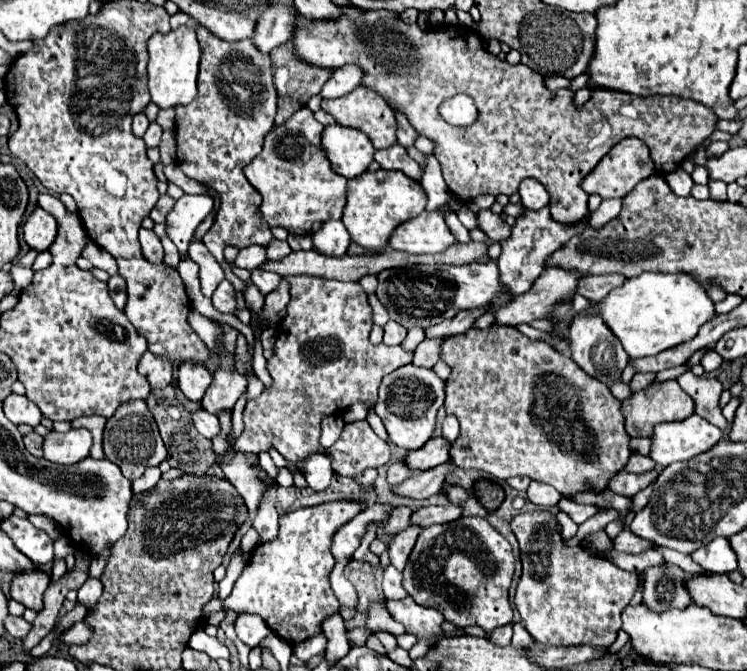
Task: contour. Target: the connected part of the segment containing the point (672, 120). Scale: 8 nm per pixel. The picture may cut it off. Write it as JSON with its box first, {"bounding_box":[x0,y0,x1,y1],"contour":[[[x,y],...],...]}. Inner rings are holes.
{"bounding_box":[290,5,718,223],"contour":[[[342,5],[340,11],[342,11],[342,15],[336,17],[336,19],[318,19],[318,21],[306,19],[304,15],[298,13],[298,15],[296,15],[296,29],[294,29],[294,35],[292,35],[292,39],[290,39],[292,45],[294,45],[294,55],[296,55],[298,59],[306,61],[308,65],[314,65],[314,67],[320,67],[320,69],[330,69],[330,71],[336,71],[336,69],[340,69],[342,65],[358,65],[358,67],[362,67],[362,71],[364,71],[362,85],[366,85],[368,89],[372,89],[372,91],[376,91],[378,95],[382,95],[382,97],[386,99],[386,103],[388,103],[394,111],[400,111],[400,113],[404,113],[404,115],[408,117],[410,125],[412,125],[420,135],[424,135],[424,137],[428,137],[428,139],[432,139],[432,141],[436,143],[434,155],[436,155],[436,159],[438,159],[440,165],[442,165],[444,181],[446,181],[448,189],[450,189],[454,195],[462,197],[464,201],[472,201],[474,197],[478,197],[478,195],[482,195],[482,193],[490,193],[490,195],[498,195],[498,193],[512,195],[512,193],[518,191],[518,185],[520,185],[522,179],[534,177],[534,179],[538,179],[538,181],[546,187],[546,191],[550,193],[550,213],[554,215],[554,219],[560,221],[560,223],[578,223],[580,219],[584,219],[584,217],[590,213],[588,207],[586,207],[586,205],[588,205],[588,193],[584,193],[584,189],[580,187],[580,183],[582,183],[582,179],[598,165],[598,161],[600,161],[620,139],[632,137],[632,135],[638,137],[638,139],[642,139],[642,141],[650,147],[650,155],[652,155],[652,161],[654,161],[654,165],[656,165],[656,171],[666,175],[666,173],[676,171],[676,169],[690,157],[690,153],[694,151],[694,147],[698,147],[704,139],[708,139],[708,137],[712,135],[712,131],[716,129],[718,117],[716,117],[706,105],[696,103],[696,101],[692,101],[692,99],[674,97],[674,95],[634,97],[634,95],[630,95],[630,93],[622,93],[622,91],[612,91],[612,89],[596,87],[596,89],[592,89],[592,97],[590,97],[582,107],[578,107],[578,105],[574,103],[574,91],[572,91],[572,89],[566,87],[566,89],[556,89],[556,93],[552,93],[552,91],[546,87],[544,77],[542,77],[540,73],[534,73],[530,67],[522,65],[522,63],[510,65],[506,59],[502,61],[502,59],[498,59],[496,55],[488,53],[486,47],[484,47],[484,39],[482,39],[474,29],[468,29],[468,27],[462,27],[462,25],[458,25],[458,27],[454,27],[454,25],[452,25],[452,27],[450,27],[450,25],[444,25],[442,29],[428,25],[426,29],[422,29],[418,23],[412,23],[412,25],[410,25],[410,23],[404,23],[398,13],[388,13],[386,9],[384,9],[384,11],[366,11],[366,9],[358,9],[358,7],[354,7],[354,5]],[[458,93],[470,95],[470,97],[474,99],[476,107],[478,107],[478,119],[476,119],[472,125],[468,125],[468,127],[452,127],[452,125],[448,125],[448,123],[440,117],[440,113],[438,113],[440,103],[446,101],[446,99],[450,99],[450,97],[454,97],[454,95],[458,95]]]}

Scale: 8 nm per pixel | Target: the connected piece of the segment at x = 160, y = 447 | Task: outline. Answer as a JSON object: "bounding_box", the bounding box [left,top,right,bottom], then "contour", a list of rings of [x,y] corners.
{"bounding_box":[104,401,166,481],"contour":[[[128,401],[120,405],[116,413],[106,421],[104,453],[106,459],[114,461],[130,481],[138,479],[148,465],[160,465],[166,459],[166,447],[160,439],[156,421],[144,401]]]}

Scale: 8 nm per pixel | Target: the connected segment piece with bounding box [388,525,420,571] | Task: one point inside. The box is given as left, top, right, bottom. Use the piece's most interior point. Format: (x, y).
(400, 549)

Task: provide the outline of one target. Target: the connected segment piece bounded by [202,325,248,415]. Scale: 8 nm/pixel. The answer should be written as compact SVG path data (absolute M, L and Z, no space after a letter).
M224 325L224 345L228 355L218 355L220 357L220 371L214 373L214 381L210 383L202 405L206 411L218 415L218 413L232 413L236 401L244 395L246 391L246 377L242 377L234 369L234 343L236 343L238 331Z

